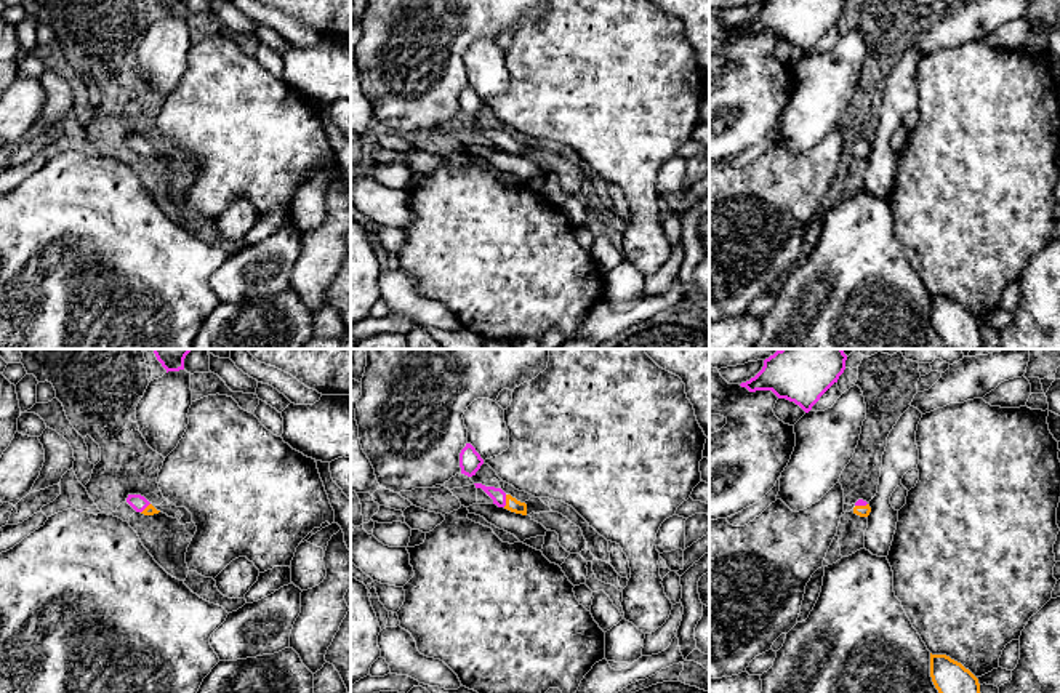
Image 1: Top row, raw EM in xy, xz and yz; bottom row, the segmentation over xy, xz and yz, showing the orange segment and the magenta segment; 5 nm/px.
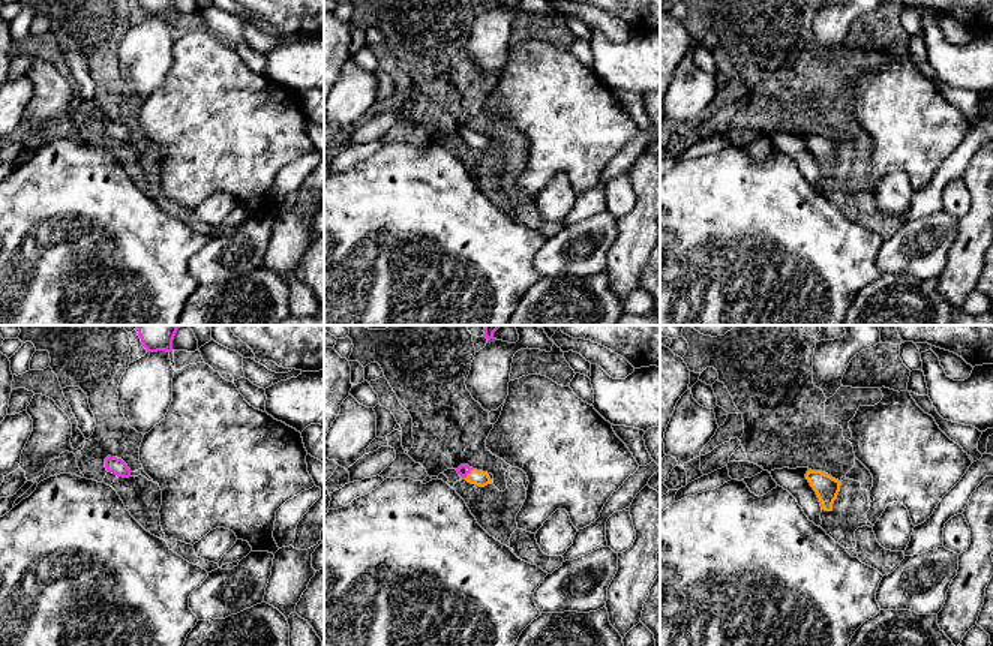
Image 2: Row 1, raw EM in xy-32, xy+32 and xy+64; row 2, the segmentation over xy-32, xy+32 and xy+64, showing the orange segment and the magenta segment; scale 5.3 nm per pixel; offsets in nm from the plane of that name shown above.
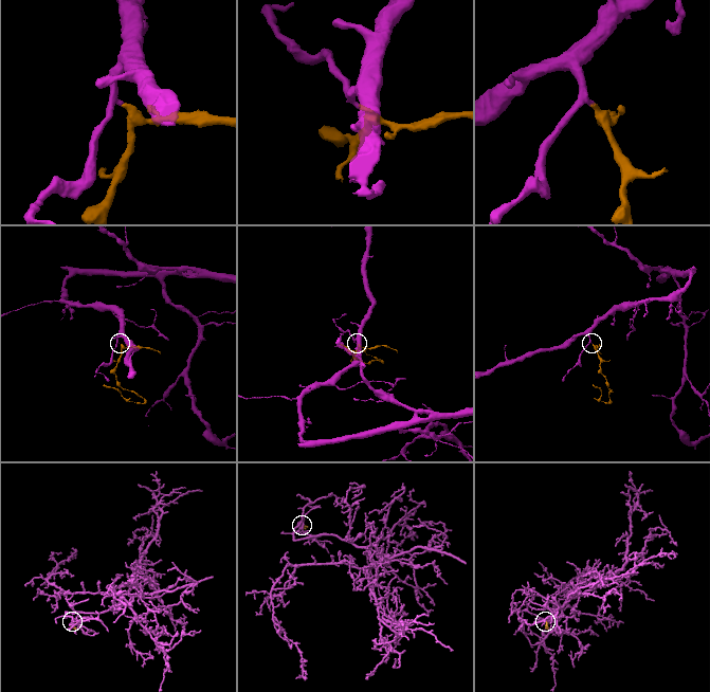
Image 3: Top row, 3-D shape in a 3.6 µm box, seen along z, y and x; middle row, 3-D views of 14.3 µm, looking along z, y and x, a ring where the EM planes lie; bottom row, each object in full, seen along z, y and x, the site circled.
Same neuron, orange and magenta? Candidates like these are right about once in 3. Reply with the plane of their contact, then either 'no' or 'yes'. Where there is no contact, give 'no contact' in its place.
meets orange in xz; yes

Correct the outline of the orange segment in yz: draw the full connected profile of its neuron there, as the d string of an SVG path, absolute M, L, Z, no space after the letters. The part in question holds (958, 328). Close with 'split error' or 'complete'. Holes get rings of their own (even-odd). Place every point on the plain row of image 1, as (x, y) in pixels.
M930 294L930 318L945 349L983 349L978 320L961 304Z; complete

